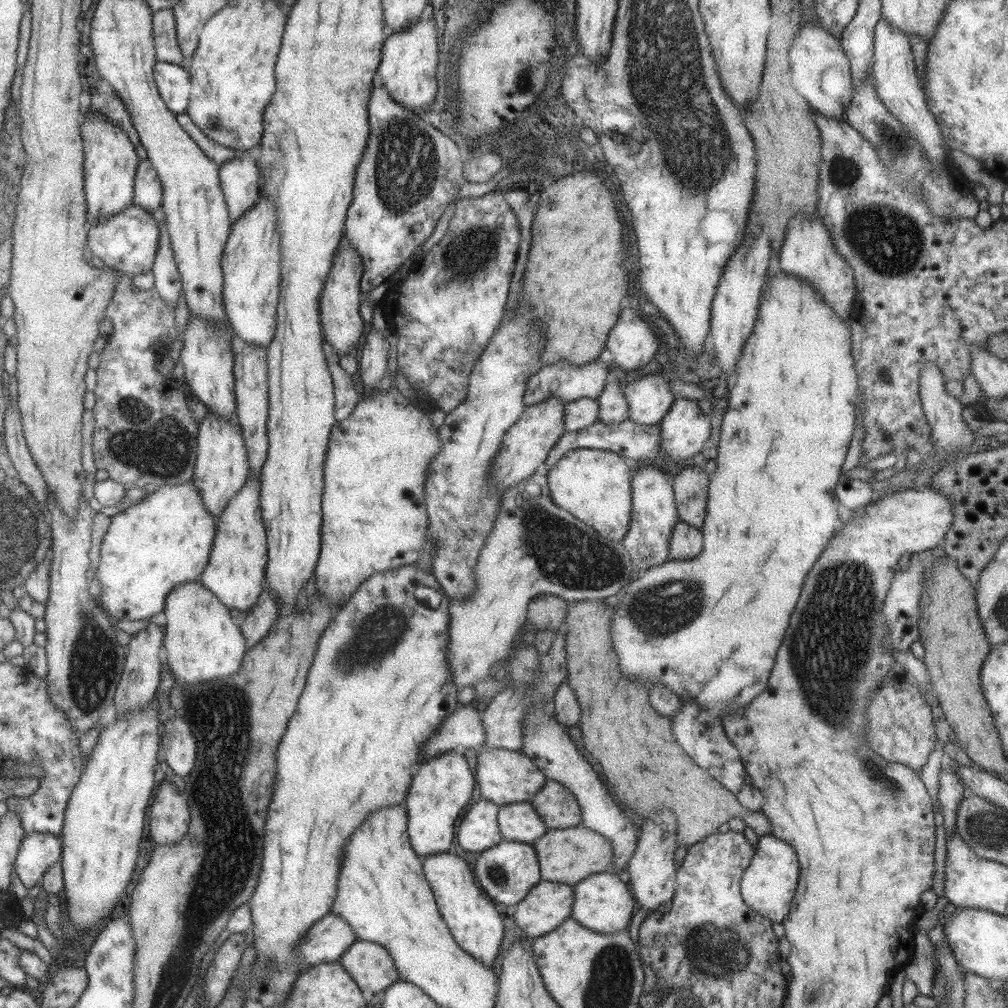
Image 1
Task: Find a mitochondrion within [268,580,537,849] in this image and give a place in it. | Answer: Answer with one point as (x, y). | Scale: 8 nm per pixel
(379, 632)

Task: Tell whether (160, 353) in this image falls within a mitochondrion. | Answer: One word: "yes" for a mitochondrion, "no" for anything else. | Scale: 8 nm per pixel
no

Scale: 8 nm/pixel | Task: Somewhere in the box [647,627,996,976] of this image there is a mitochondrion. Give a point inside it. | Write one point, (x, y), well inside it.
(888, 783)

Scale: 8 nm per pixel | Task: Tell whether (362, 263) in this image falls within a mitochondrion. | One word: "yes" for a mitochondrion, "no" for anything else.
no

